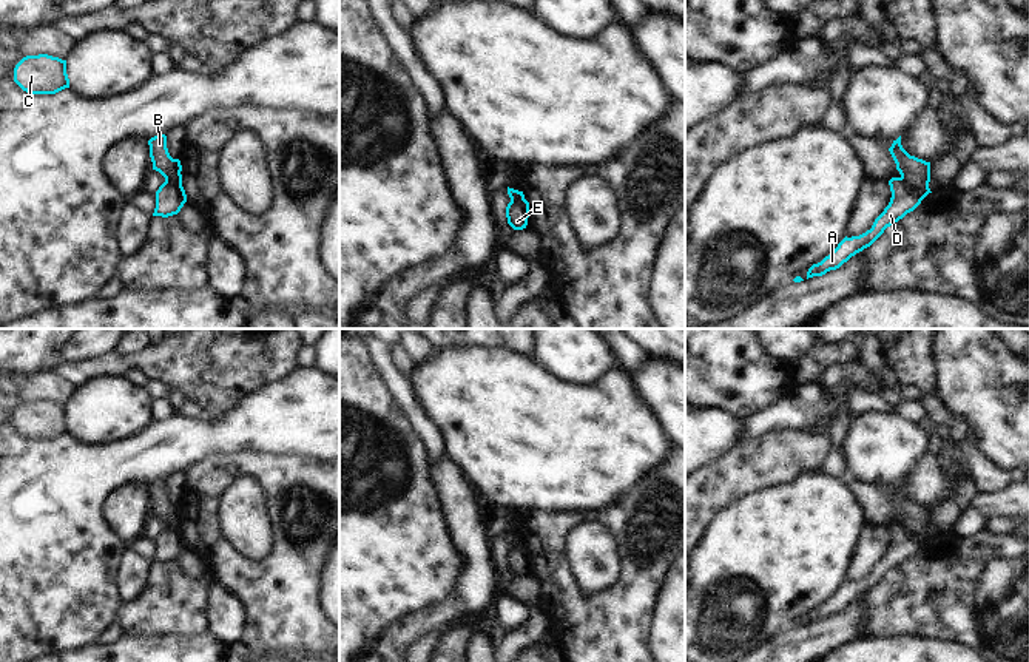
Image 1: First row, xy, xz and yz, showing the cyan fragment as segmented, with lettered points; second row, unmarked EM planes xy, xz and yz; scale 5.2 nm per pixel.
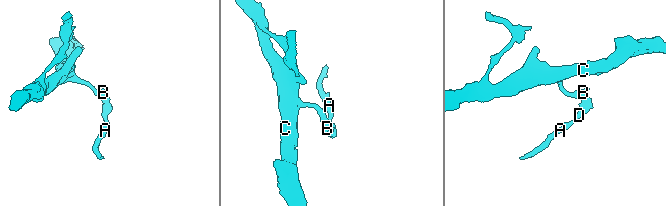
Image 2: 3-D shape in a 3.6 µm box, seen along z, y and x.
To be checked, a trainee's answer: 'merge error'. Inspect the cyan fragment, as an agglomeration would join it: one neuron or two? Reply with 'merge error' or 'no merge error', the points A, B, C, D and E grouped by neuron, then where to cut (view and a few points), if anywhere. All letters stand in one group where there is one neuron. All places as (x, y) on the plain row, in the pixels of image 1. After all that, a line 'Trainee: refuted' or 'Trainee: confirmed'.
merge error; groups A D / B C E; cut yz (900, 523), (921, 545)
Trainee: confirmed

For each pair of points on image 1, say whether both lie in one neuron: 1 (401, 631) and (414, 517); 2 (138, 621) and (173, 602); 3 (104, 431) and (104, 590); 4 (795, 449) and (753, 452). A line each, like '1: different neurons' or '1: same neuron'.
1: different neurons
2: same neuron
3: different neurons
4: same neuron

